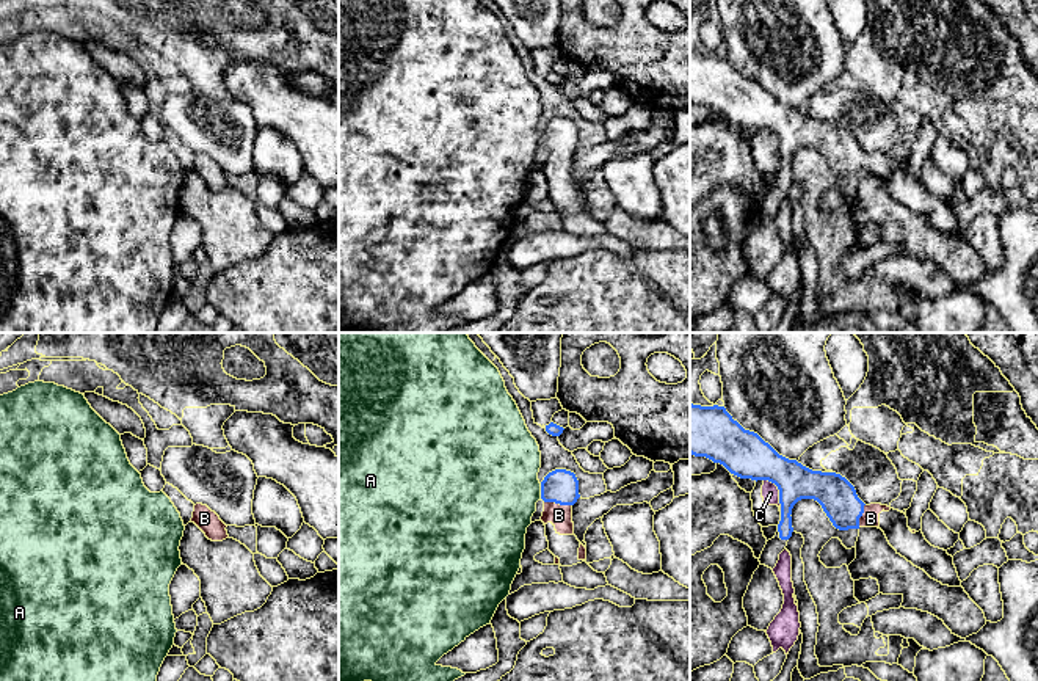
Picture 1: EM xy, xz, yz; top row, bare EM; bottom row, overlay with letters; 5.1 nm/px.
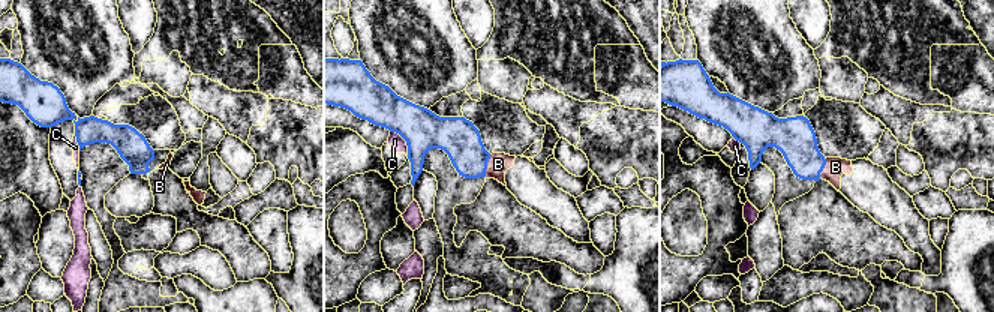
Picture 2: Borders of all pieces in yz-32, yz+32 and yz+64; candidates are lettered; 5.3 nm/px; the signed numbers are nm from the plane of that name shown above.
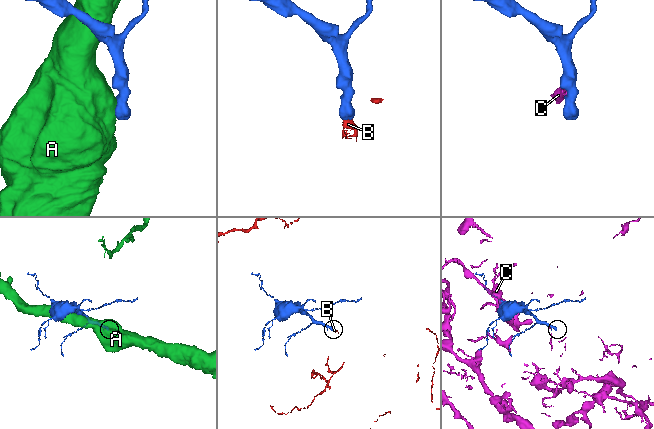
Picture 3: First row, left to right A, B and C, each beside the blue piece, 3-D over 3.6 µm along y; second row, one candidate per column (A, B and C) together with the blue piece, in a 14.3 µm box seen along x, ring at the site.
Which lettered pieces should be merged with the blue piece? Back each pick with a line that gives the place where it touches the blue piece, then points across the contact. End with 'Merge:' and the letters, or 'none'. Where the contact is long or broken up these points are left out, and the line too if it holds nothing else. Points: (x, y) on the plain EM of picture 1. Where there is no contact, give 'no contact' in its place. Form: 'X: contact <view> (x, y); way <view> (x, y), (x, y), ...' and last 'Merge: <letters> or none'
B: contact xz (558, 151); way xz (562, 135), (558, 138), (558, 151), (558, 163)
Merge: B

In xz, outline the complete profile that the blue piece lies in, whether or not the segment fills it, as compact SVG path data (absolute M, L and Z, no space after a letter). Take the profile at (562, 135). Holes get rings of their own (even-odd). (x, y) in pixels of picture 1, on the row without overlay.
M555 118L541 130L541 169L555 213L572 215L586 207L586 196L574 184L572 154L579 146L579 129L571 119Z

